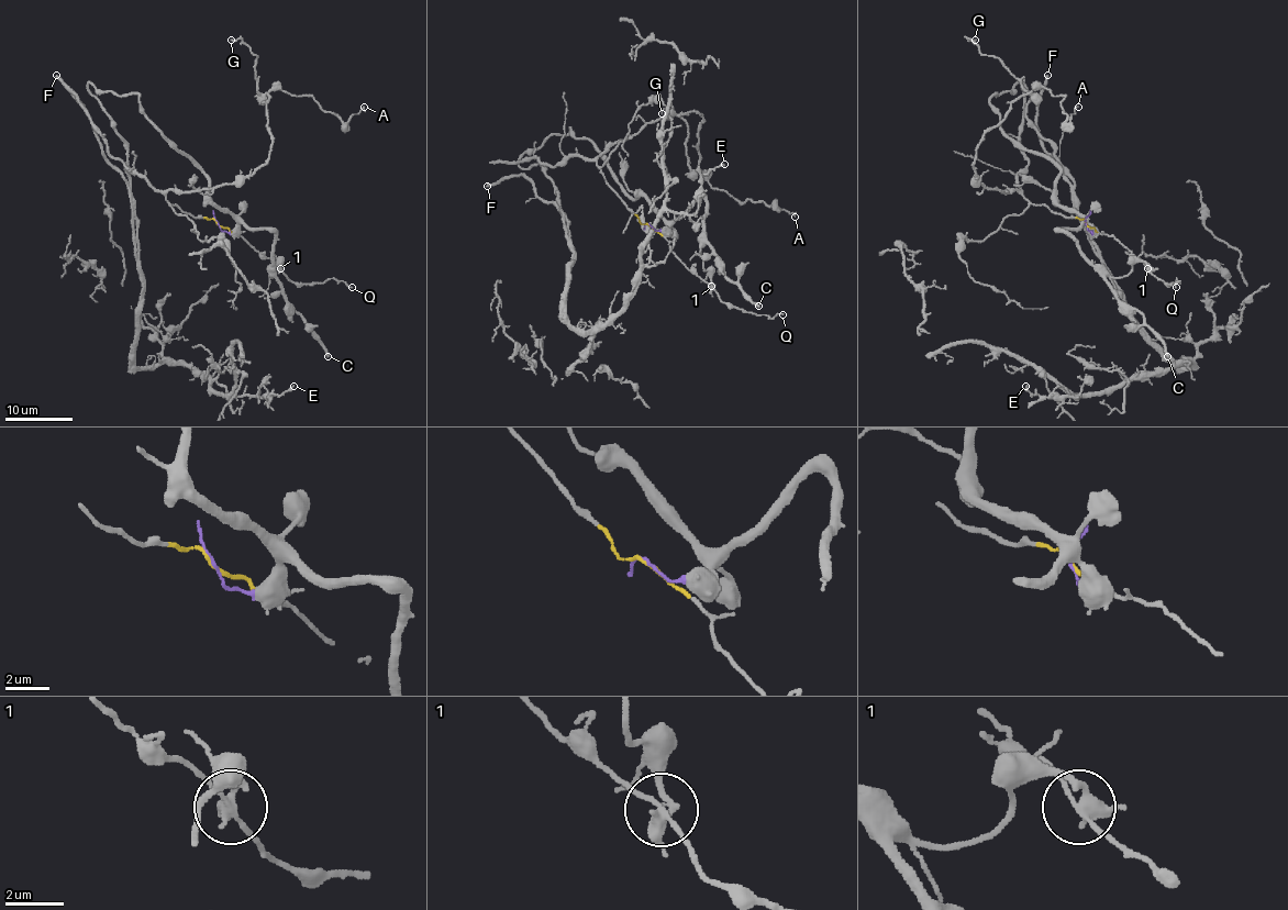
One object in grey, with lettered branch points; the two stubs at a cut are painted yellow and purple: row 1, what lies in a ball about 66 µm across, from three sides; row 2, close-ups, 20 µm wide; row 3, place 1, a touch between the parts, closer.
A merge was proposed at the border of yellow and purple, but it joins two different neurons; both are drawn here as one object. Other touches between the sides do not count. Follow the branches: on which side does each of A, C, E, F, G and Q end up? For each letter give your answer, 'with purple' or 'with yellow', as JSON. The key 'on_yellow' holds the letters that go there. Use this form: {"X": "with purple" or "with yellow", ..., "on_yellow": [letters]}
{"A": "with yellow", "C": "with purple", "E": "with purple", "F": "with purple", "G": "with yellow", "Q": "with yellow", "on_yellow": ["A", "G", "Q"]}

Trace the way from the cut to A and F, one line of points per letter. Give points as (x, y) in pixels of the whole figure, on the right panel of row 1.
A: (1086, 222), (988, 189), (974, 168), (980, 139), (1012, 101), (1042, 87), (1064, 97), (1067, 123), (1077, 107)
F: (1086, 222), (990, 103), (1022, 85), (1067, 177), (1037, 129), (1047, 75)

